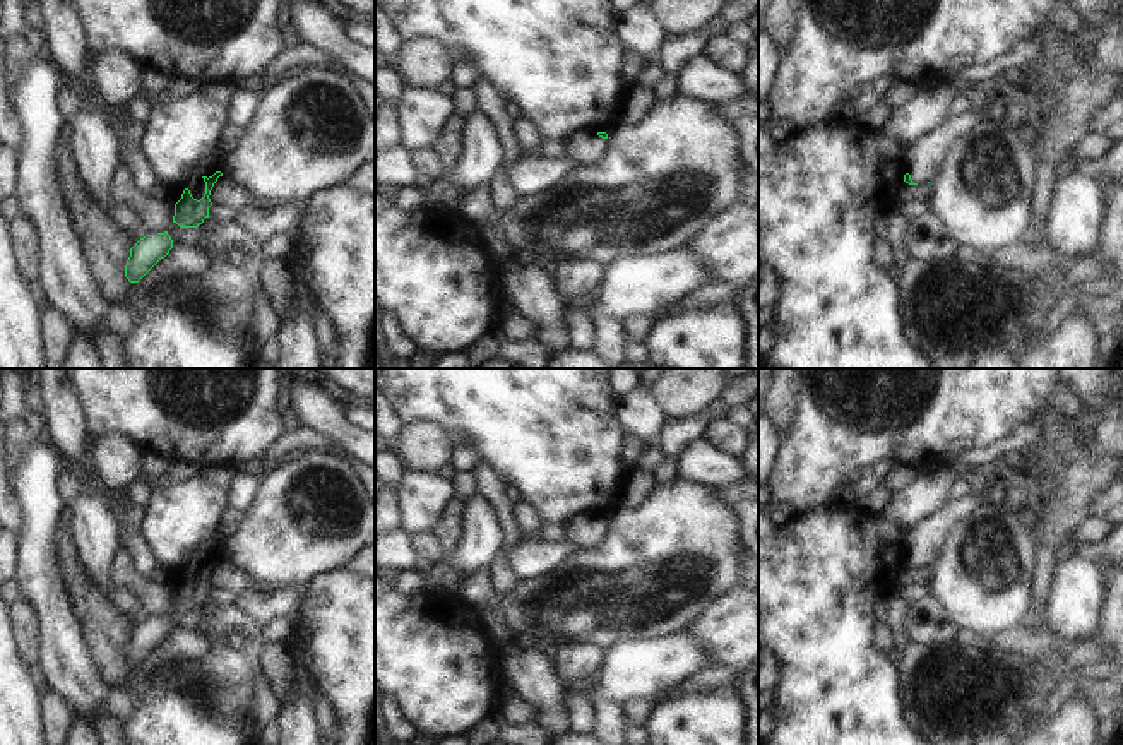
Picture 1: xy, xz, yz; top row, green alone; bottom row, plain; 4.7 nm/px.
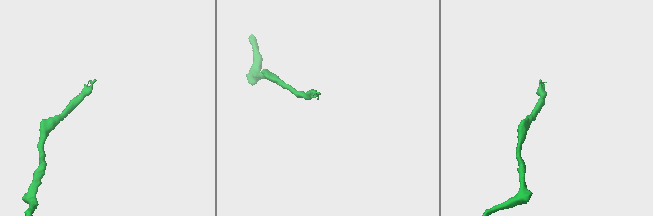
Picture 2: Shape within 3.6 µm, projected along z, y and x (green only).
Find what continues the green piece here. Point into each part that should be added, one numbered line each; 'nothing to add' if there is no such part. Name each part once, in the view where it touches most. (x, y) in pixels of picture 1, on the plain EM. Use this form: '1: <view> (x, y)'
1: xy (196, 567)

